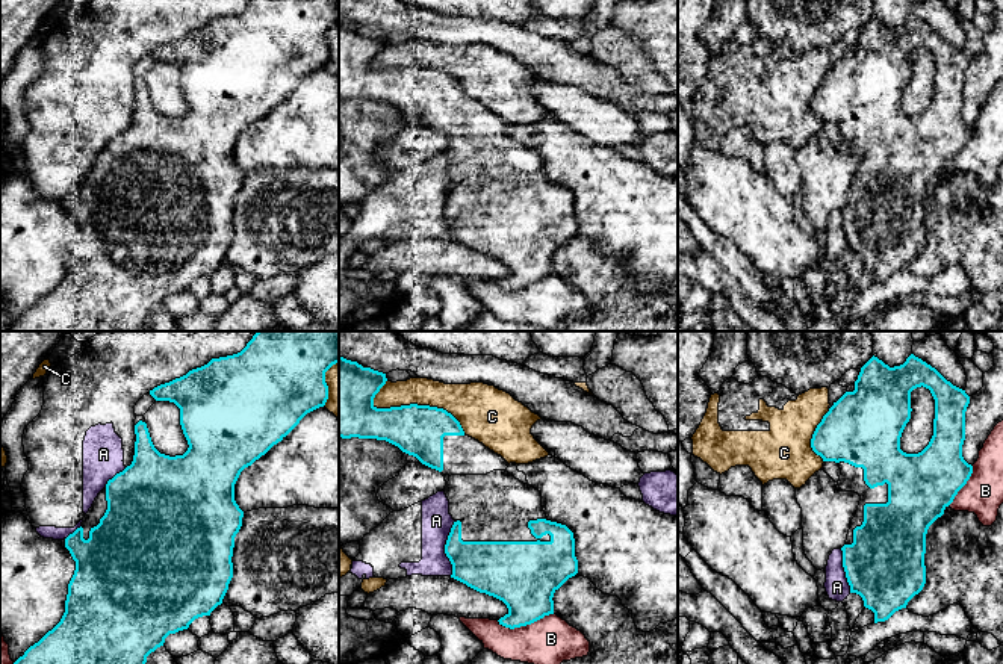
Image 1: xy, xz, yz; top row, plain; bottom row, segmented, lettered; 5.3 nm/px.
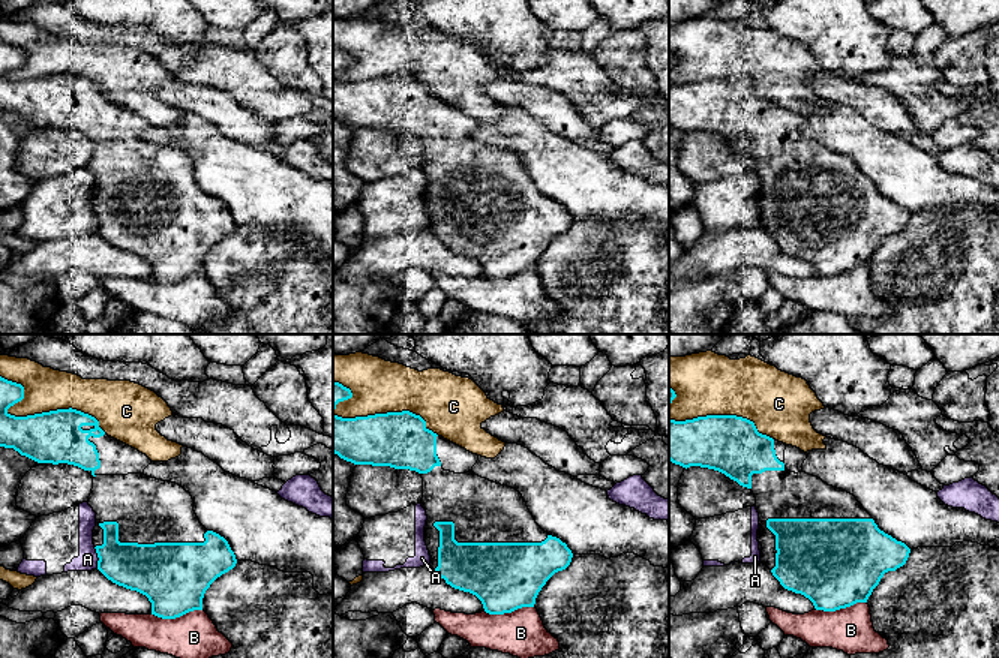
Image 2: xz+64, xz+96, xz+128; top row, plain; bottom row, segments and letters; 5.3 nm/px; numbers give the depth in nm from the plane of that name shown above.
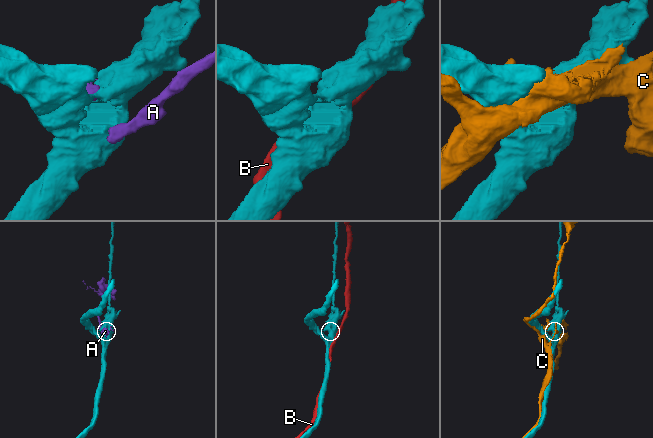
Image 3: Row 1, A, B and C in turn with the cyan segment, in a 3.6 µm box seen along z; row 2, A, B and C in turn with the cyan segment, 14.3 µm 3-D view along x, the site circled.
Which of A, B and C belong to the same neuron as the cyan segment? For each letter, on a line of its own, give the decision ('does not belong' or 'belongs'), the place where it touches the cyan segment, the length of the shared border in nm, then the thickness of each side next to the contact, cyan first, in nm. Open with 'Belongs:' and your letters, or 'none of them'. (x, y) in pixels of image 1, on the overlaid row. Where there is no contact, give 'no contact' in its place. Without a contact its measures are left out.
Belongs: none of them
A: does not belong; contact xz (445, 548); length 300 nm; calibres 280 and 160 nm
B: does not belong; contact xz (524, 625); length 300 nm; calibres 340 and 260 nm
C: does not belong; contact xz (419, 406); length 550 nm; calibres 280 and 200 nm

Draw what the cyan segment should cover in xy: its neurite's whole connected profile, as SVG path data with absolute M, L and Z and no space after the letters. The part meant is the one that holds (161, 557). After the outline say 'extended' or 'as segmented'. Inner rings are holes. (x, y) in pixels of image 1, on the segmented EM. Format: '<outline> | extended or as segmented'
M257 331L241 352L212 358L207 365L150 390L156 401L169 401L180 408L180 425L189 448L183 455L169 457L160 454L151 442L144 416L136 416L136 442L132 464L107 481L85 514L82 526L65 538L65 548L76 561L76 570L68 584L65 613L61 622L38 643L30 646L14 664L145 664L147 656L163 646L169 634L188 629L198 617L210 616L222 603L233 578L231 557L234 537L242 526L244 517L244 511L234 501L234 484L245 467L281 442L307 413L325 405L328 399L325 372L336 363L339 363L339 331Z | extended

